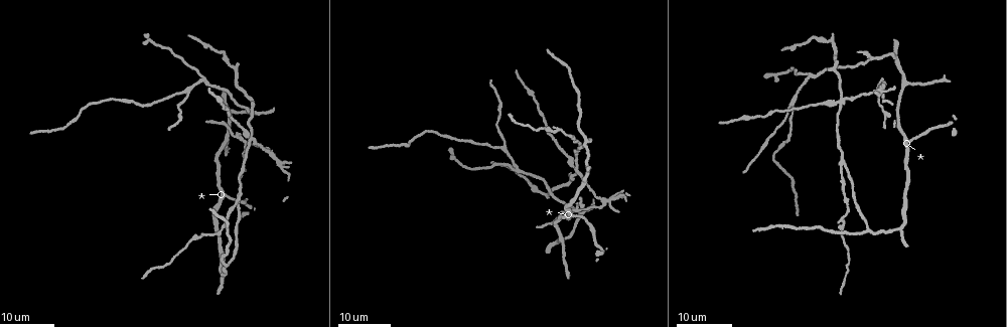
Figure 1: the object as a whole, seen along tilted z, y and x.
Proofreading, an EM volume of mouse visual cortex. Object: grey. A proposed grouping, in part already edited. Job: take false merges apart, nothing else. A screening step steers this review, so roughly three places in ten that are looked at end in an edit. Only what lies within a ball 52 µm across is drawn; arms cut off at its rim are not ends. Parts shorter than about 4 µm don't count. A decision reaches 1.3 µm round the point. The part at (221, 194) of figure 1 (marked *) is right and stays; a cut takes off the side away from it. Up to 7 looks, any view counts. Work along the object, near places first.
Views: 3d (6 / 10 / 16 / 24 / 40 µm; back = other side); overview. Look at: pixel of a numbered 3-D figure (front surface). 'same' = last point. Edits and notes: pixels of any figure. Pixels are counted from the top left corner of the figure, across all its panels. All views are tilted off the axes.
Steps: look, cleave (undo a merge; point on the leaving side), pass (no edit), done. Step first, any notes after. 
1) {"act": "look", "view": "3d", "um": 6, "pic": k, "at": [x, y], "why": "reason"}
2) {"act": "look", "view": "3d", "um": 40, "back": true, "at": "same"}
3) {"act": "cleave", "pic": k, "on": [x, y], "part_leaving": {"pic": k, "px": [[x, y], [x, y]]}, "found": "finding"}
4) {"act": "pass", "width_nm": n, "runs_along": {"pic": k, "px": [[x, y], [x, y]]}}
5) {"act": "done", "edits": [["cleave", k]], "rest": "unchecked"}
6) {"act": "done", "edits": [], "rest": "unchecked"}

{"act": "look", "view": "3d", "um": 24, "pic": 1, "at": [918, 135], "why": "thick turns thin"}

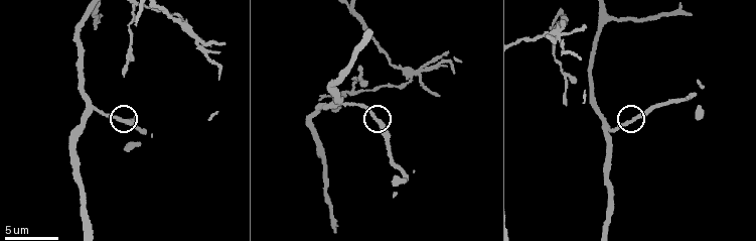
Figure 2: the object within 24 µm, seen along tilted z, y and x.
{"act": "look", "view": "3d", "um": 6, "pic": 2, "at": [633, 121]}

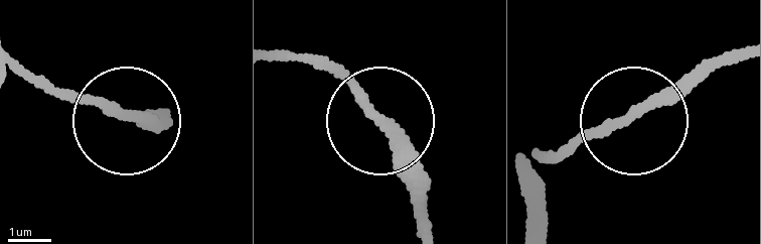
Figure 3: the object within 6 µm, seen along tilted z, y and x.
{"act": "pass", "width_nm": 230, "runs_along": {"pic": 3, "px": [[535, 157], [635, 121], [719, 52]]}, "found": "one neuron here"}

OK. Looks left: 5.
{"act": "look", "view": "3d", "um": 10, "pic": 2, "at": [613, 16]}

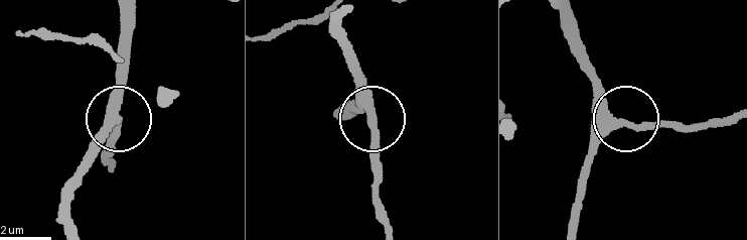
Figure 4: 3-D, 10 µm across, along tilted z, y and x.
{"act": "pass", "runs_along": {"pic": 4, "px": [[574, 227], [584, 163], [616, 127], [631, 122], [706, 129]]}, "found": "all the same neuron"}

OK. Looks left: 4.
{"act": "look", "view": "3d", "um": 16, "pic": 2, "at": [356, 12], "why": "four or more arms meet"}

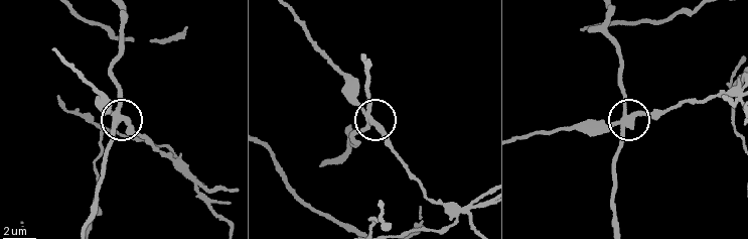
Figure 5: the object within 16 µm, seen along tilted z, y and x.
{"act": "look", "view": "3d", "um": 6, "pic": 5, "at": [374, 124]}

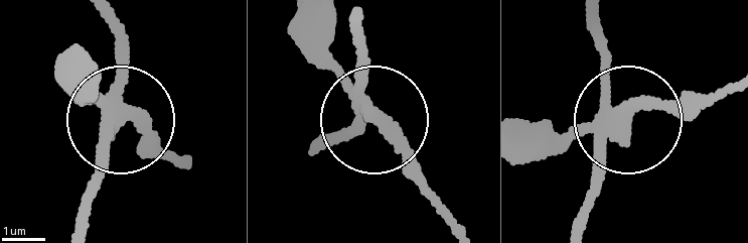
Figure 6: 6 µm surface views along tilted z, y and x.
{"act": "cleave", "pic": 6, "on": [550, 120], "width_nm": 270, "part_leaving": {"pic": 6, "px": [[599, 123], [521, 132]]}, "found": "a second neuron is stuck on"}

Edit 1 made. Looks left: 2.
{"act": "done", "edits": [["cleave", 6]], "rest": "unchecked"}

